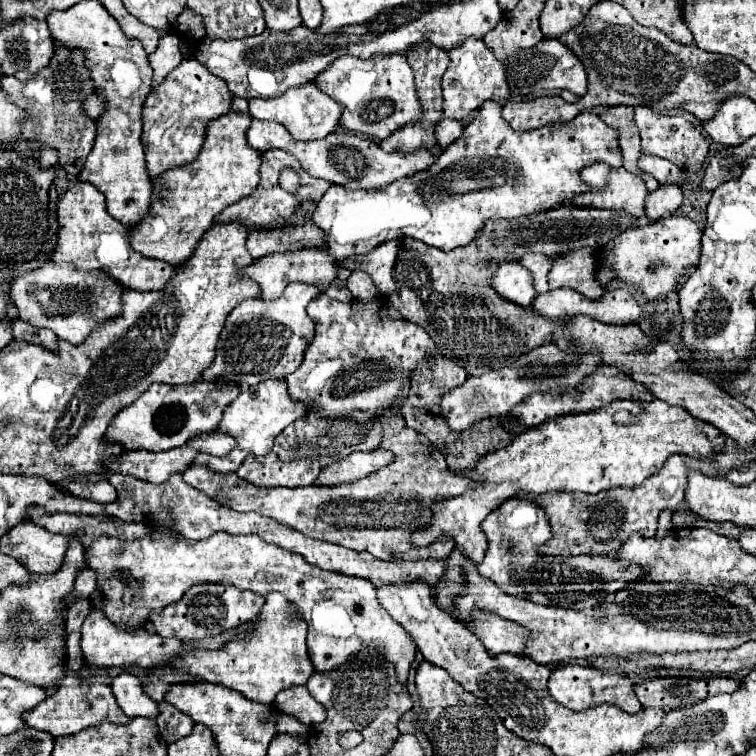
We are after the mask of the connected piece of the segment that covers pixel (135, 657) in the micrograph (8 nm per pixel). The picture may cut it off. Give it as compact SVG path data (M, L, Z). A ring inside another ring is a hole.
M270 592L266 596L266 604L262 606L258 620L246 634L234 636L230 642L220 646L218 650L202 650L188 648L186 640L180 638L162 638L144 628L124 630L110 622L110 618L102 610L90 610L82 624L82 654L86 662L94 662L94 666L110 668L126 668L140 666L144 670L152 668L174 668L182 670L198 680L206 680L212 684L226 686L230 690L240 692L248 700L260 704L272 704L278 692L306 684L314 674L312 662L306 652L306 630L308 624L302 616L292 612L292 602L280 592Z

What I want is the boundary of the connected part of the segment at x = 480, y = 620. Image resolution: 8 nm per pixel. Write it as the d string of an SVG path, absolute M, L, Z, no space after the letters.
M474 610L472 618L464 626L478 636L478 640L486 646L490 656L498 656L504 652L524 656L530 630L526 630L522 624L508 622L506 618L500 618L494 612Z

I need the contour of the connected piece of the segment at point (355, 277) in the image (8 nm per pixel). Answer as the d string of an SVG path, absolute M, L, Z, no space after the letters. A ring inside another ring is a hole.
M352 272L346 286L356 300L370 300L370 298L378 296L376 286L372 284L372 278L366 272Z

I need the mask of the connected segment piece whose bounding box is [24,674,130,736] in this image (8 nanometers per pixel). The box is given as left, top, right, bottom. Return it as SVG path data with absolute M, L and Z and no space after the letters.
M66 674L60 680L60 686L58 686L56 694L48 696L34 710L24 714L24 720L26 720L28 726L38 728L38 730L46 730L48 734L68 736L68 734L76 734L84 728L98 726L100 722L126 724L130 718L126 714L122 714L122 710L116 704L116 698L114 698L108 684L100 684L100 682L92 684L92 678L82 678L82 674L74 674L74 676Z

